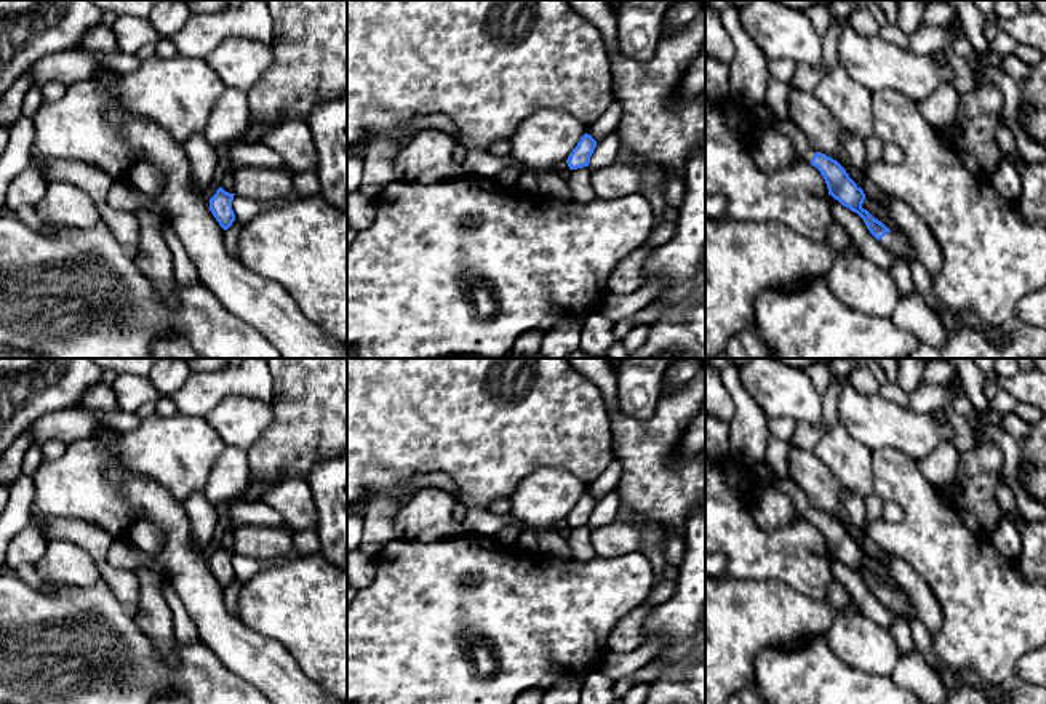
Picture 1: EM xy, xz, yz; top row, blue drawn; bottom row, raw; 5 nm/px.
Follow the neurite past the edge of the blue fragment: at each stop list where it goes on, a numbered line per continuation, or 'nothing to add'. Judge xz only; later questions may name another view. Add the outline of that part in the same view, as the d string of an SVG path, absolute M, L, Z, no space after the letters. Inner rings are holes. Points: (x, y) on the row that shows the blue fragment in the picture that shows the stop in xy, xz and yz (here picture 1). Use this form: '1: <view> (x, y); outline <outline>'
nothing to add

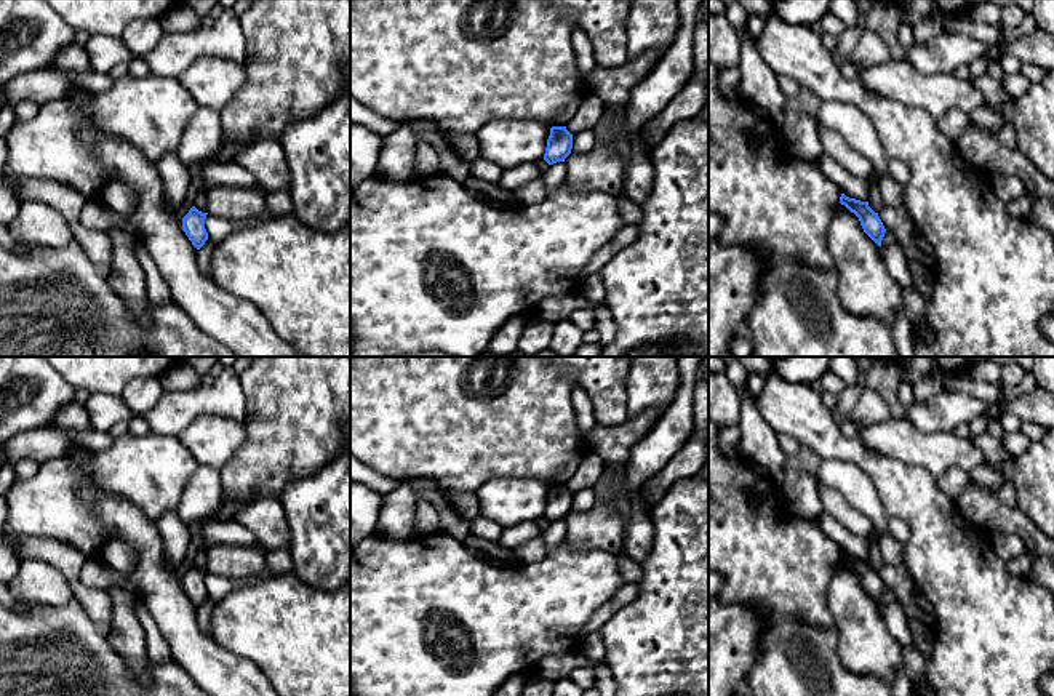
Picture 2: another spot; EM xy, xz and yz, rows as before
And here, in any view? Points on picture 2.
nothing to add

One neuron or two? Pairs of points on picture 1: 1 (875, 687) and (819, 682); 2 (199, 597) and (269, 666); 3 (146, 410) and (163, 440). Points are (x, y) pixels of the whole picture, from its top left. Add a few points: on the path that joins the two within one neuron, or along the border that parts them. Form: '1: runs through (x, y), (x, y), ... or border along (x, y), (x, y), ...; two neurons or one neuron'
1: runs through (861, 687), (834, 687); one neuron
2: runs through (213, 616), (250, 653); one neuron
3: border along (155, 412), (143, 420); two neurons

